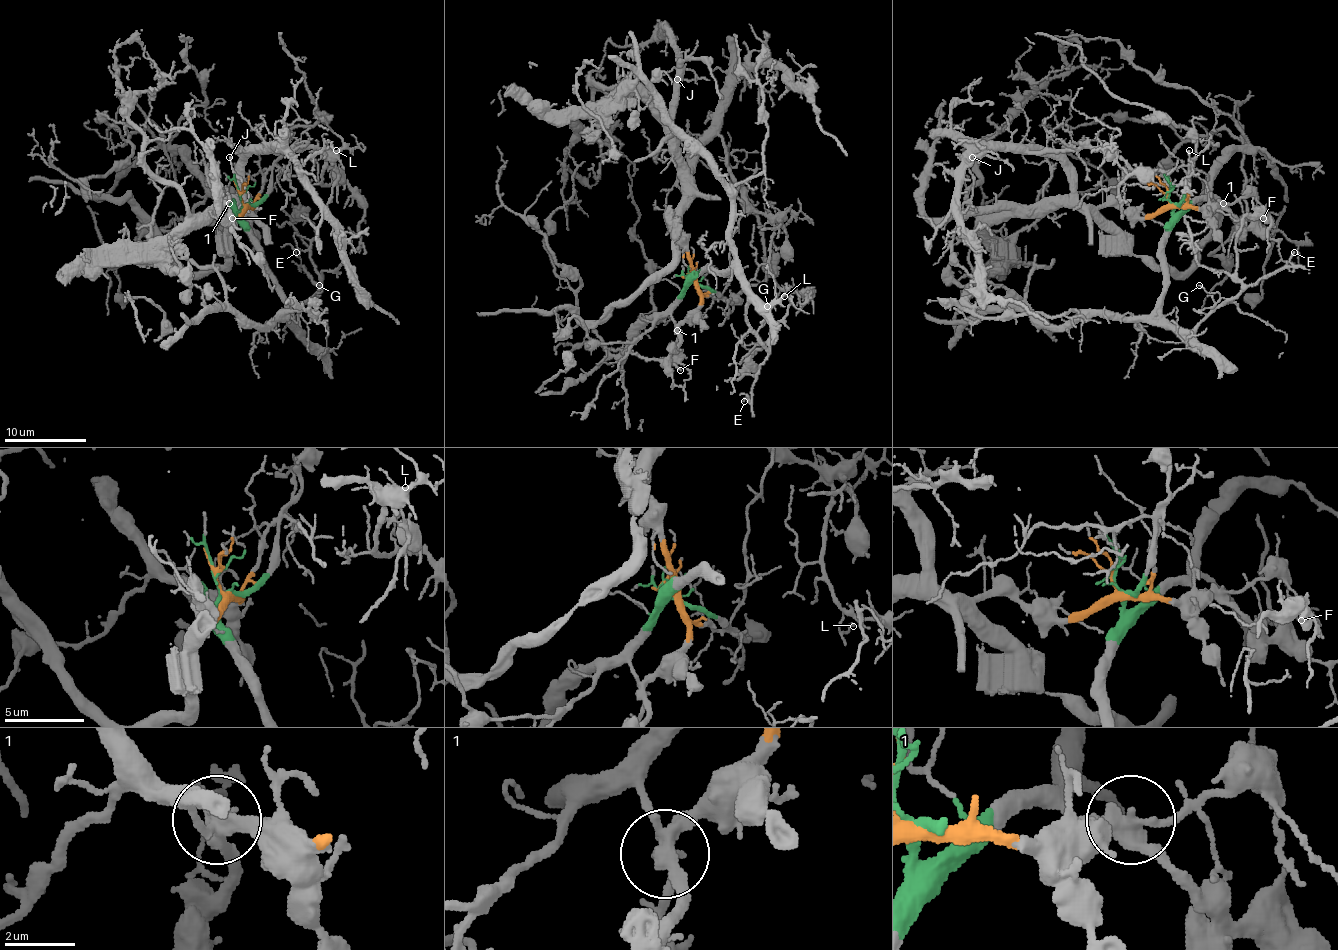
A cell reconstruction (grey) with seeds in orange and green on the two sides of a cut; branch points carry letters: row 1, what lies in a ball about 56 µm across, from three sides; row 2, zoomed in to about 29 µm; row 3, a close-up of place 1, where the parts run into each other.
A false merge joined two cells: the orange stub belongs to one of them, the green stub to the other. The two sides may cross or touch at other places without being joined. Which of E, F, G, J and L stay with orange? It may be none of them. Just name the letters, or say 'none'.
J, L

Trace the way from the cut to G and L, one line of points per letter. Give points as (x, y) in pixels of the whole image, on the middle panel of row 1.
G: (690, 277), (702, 271), (733, 269), (747, 291), (745, 320), (757, 330), (770, 312), (768, 306)
L: (690, 277), (678, 222), (690, 169), (717, 134), (733, 183), (774, 226), (774, 283), (780, 300), (784, 295)

